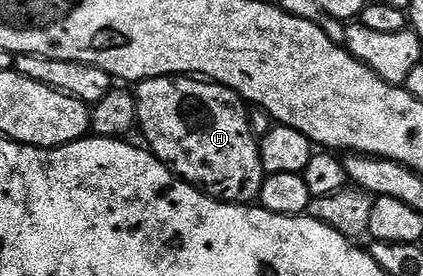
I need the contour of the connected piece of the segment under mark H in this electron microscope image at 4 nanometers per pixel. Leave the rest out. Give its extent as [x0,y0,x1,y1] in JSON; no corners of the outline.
[133,76,264,204]

